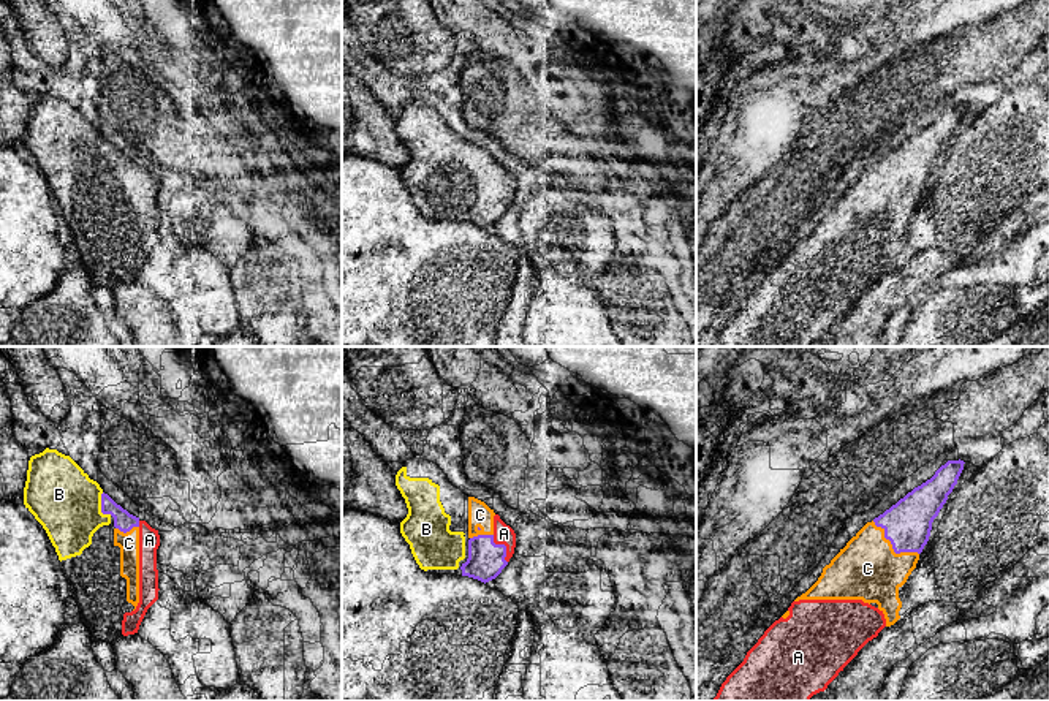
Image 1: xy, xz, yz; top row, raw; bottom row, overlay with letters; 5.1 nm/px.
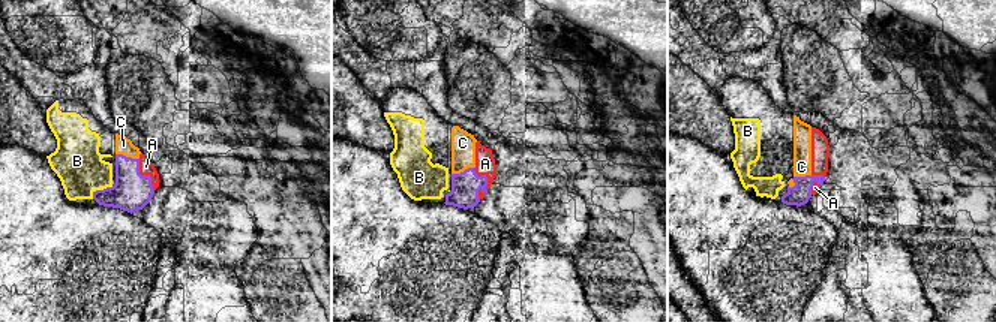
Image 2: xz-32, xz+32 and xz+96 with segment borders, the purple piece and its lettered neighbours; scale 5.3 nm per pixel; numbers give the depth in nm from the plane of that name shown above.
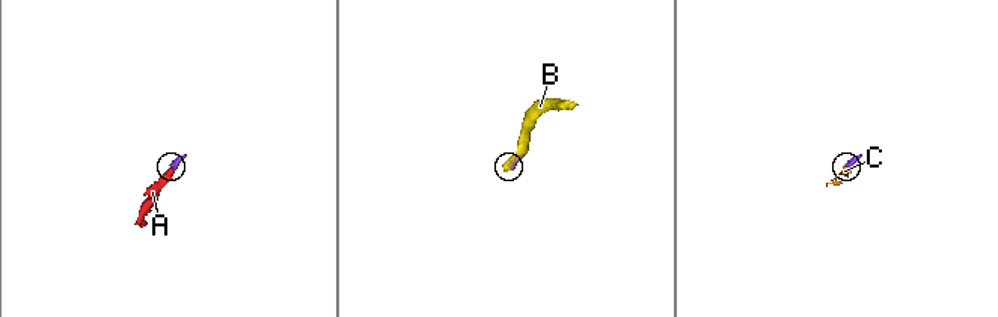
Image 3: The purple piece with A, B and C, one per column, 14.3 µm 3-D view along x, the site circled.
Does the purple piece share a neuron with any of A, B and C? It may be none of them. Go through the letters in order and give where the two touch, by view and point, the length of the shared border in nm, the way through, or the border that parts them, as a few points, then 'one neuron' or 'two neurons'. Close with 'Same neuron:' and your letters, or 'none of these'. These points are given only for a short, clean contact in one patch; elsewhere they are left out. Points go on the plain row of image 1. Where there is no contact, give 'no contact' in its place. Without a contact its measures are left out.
A: contact xz (505, 192); length 160 nm; one neuron
B: contact xy (102, 152); length 130 nm; one neuron
C: contact yz (893, 193); length 300 nm; one neuron
Same neuron: A, B, C

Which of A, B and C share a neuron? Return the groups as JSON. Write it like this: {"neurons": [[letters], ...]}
{"neurons": [["A", "B", "C"]]}

